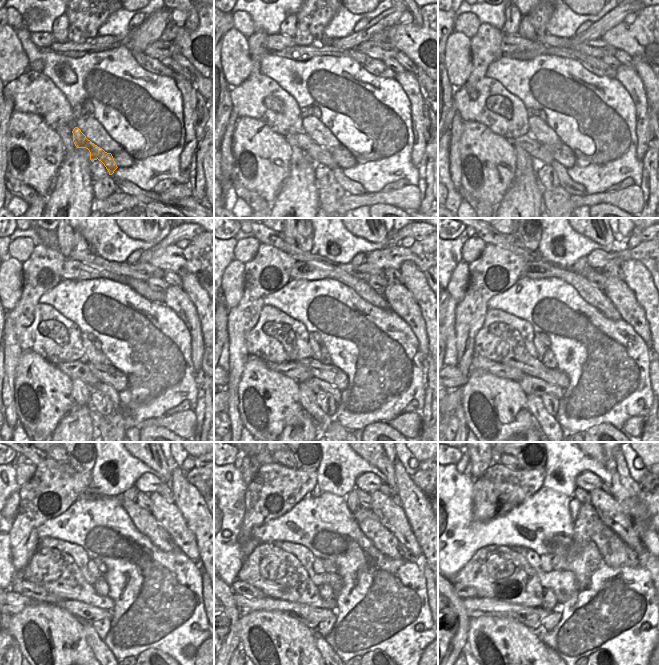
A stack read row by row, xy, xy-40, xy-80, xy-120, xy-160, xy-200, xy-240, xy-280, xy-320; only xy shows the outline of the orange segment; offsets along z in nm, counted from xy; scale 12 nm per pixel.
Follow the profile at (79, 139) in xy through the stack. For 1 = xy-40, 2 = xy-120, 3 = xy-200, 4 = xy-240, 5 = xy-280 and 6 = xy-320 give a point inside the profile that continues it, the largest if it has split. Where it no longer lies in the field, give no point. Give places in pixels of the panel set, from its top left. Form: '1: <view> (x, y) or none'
1: xy-40 (318, 153)
2: xy-120 (77, 369)
3: xy-200 (478, 362)
4: xy-240 (26, 588)
5: xy-280 (243, 588)
6: xy-320 (463, 591)

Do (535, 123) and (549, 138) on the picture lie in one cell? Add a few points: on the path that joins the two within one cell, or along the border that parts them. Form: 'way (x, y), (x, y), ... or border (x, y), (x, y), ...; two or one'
way (538, 127), (545, 134); one

